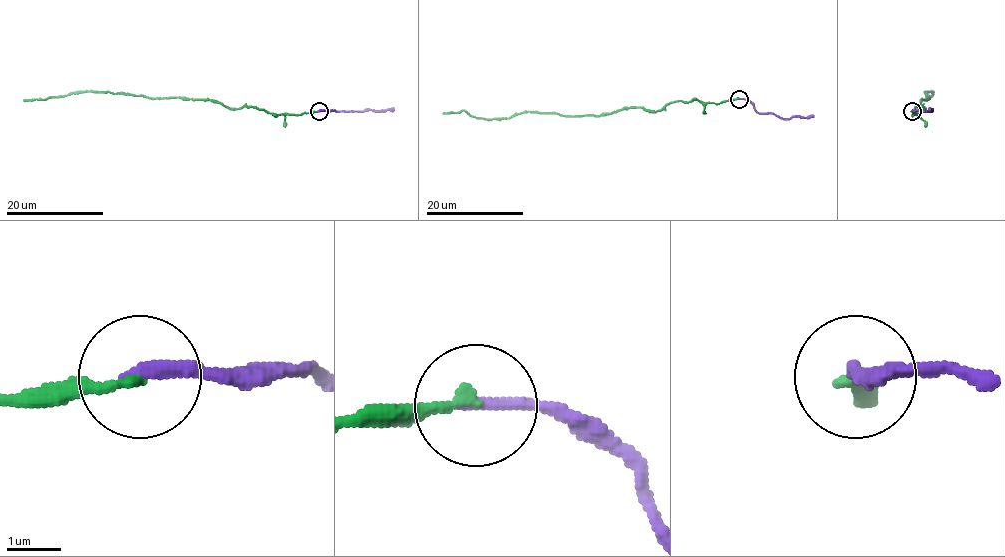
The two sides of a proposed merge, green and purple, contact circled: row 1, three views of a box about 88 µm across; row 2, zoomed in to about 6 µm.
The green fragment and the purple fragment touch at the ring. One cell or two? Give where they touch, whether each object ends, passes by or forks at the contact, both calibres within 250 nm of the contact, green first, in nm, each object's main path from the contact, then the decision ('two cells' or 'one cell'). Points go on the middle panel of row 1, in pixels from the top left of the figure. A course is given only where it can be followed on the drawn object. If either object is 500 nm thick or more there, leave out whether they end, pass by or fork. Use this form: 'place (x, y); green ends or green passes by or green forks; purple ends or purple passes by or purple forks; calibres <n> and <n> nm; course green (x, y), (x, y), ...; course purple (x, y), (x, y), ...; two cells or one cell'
place (739, 99); green ends; purple ends; calibres 190 and 280 nm; course green (739, 98), (669, 102), (657, 111), (629, 107), (599, 116), (521, 112), (489, 119), (464, 111), (443, 113); course purple (739, 98), (746, 98), (760, 113), (774, 113), (781, 118), (813, 116); one cell

